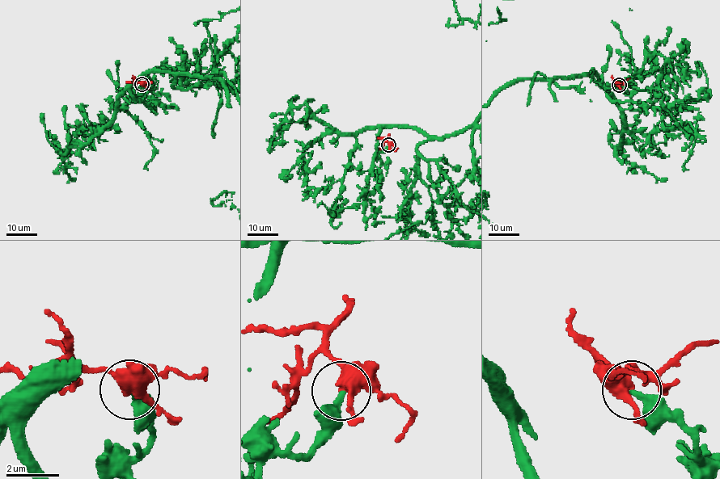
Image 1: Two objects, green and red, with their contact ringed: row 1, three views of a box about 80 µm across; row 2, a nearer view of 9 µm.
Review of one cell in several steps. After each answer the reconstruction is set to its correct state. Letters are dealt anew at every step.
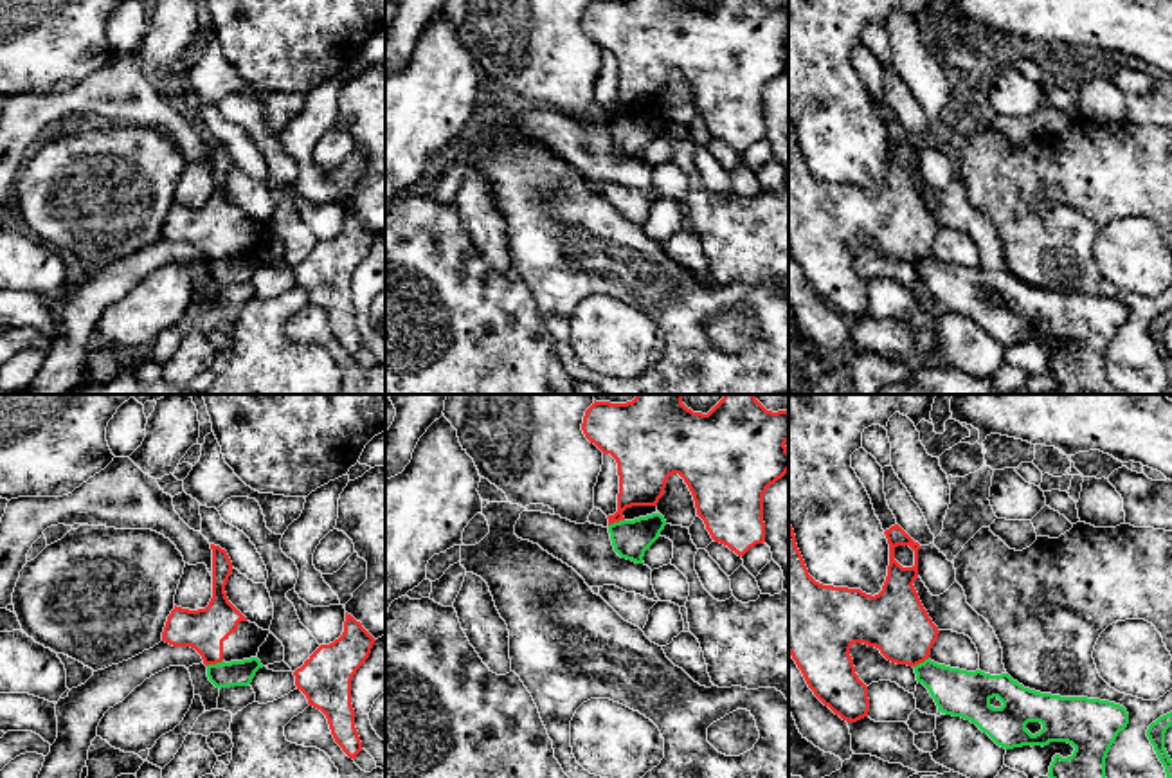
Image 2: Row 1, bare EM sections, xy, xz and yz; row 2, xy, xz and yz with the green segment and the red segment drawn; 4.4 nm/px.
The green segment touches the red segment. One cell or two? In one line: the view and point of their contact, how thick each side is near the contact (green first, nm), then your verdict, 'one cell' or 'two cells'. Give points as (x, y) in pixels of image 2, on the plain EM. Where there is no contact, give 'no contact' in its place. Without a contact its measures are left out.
xy (213, 262) | 110/190 nm | two cells

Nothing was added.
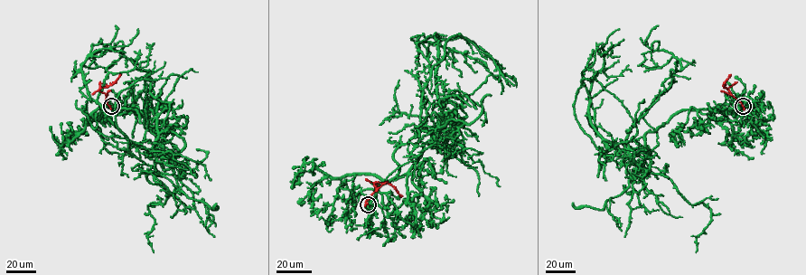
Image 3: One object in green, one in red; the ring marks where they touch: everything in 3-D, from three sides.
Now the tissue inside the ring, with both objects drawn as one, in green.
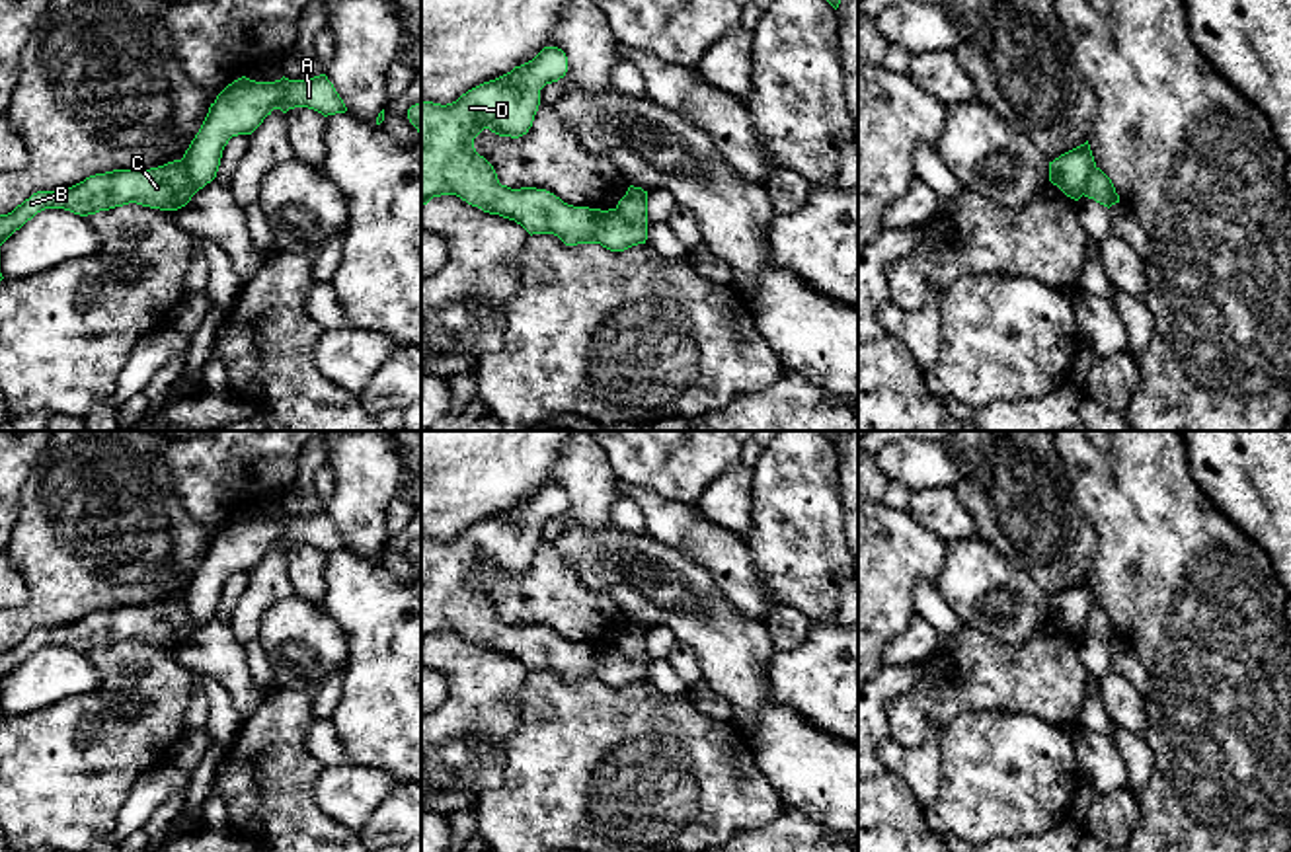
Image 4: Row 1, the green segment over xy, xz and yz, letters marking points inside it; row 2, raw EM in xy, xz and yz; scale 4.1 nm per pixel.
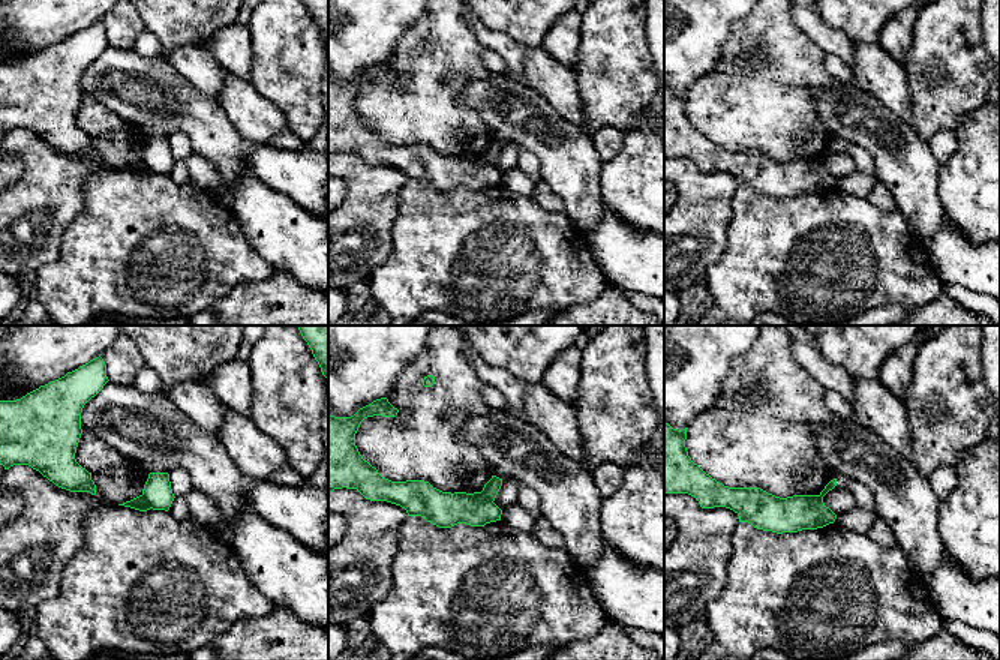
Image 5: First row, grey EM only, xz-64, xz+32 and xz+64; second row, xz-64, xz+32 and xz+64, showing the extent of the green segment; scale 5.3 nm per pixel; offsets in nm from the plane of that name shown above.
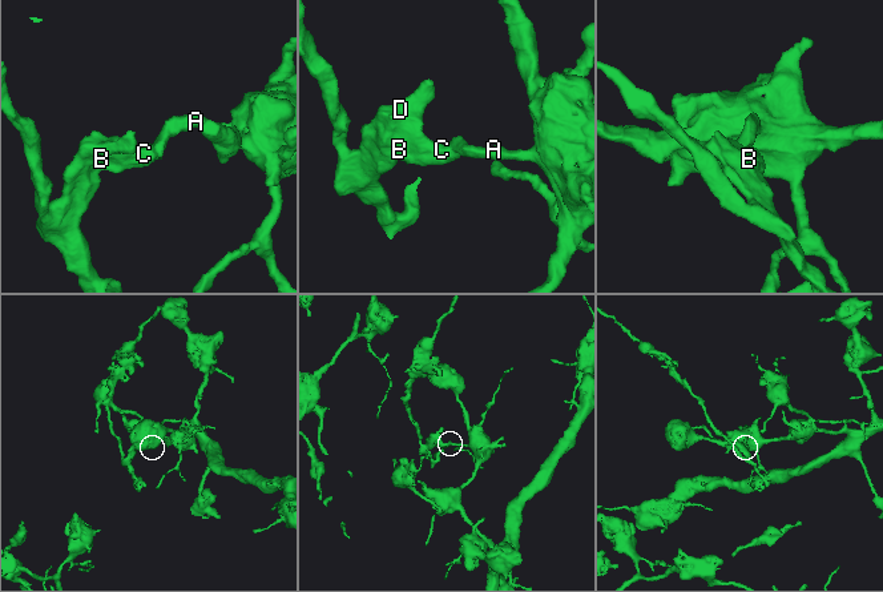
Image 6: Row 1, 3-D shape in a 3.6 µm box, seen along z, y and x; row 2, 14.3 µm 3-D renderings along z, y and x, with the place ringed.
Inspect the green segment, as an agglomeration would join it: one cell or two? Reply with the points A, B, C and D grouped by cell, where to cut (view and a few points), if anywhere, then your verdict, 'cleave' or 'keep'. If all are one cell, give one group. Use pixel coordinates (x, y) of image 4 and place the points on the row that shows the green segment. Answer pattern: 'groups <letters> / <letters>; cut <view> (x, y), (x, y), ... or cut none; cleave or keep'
groups A / B C D; cut xz (615, 209), (626, 221), (646, 229); cleave

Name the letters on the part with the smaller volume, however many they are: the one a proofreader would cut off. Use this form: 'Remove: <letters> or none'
Remove: B, C, D

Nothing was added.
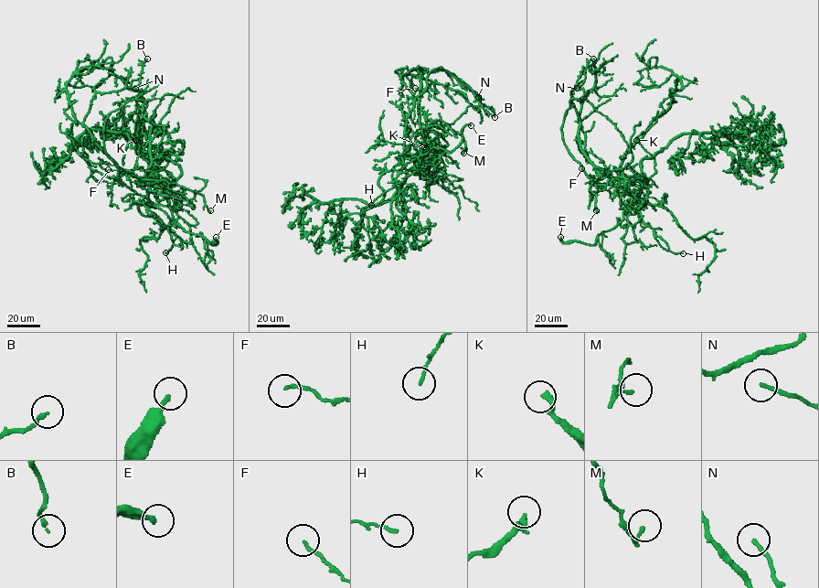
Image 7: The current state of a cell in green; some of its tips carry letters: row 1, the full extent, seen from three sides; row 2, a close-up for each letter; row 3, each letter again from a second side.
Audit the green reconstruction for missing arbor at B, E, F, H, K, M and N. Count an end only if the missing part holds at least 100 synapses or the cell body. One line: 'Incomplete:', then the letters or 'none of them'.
Incomplete: E

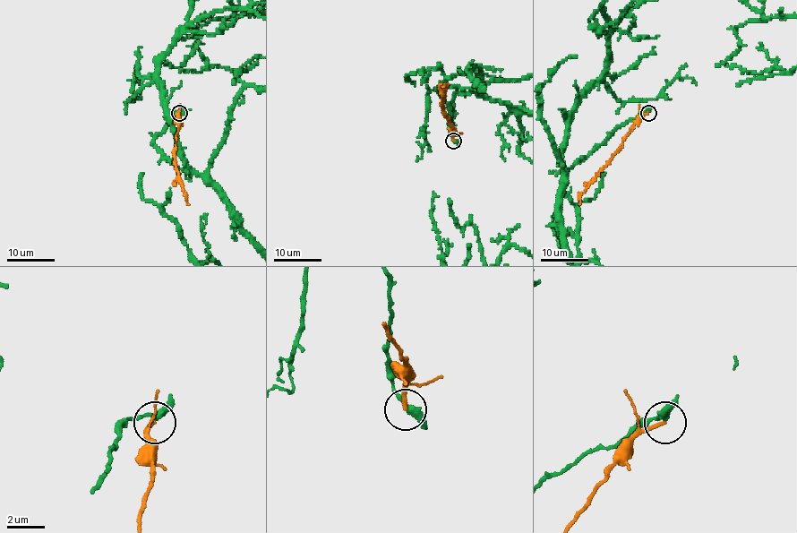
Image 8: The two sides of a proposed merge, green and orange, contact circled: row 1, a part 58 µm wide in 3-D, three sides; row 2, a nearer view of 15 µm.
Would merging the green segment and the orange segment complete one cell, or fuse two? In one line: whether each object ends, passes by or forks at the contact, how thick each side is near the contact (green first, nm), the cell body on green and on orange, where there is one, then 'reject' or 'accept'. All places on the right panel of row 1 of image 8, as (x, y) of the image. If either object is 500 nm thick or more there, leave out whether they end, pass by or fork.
green passes by; orange ends there; 300 nm thick on the green side, 200 nm on the other; no cell body on green; no cell body on orange; reject

